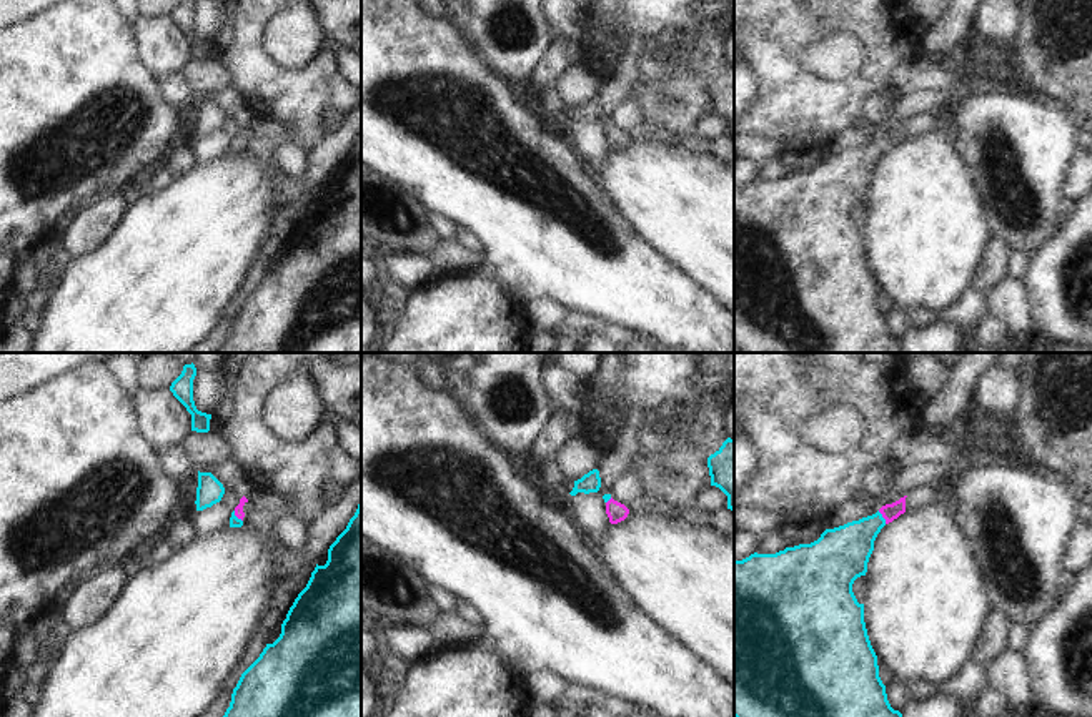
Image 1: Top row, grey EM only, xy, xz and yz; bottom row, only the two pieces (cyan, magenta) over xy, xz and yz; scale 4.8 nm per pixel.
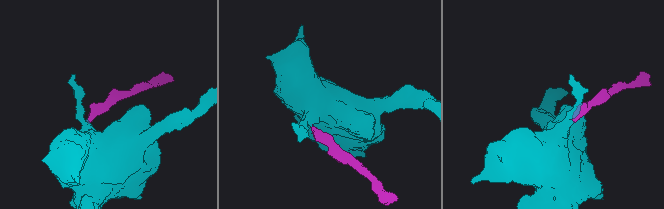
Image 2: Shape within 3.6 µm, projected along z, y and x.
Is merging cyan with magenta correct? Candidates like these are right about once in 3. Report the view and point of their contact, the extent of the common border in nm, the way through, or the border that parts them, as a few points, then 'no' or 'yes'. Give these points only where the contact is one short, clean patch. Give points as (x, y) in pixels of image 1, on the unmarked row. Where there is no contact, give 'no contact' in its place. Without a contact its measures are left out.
meets cyan in yz at (883, 145); contact 80 nm long; runs through yz (844, 178), (883, 145), (889, 138); yes

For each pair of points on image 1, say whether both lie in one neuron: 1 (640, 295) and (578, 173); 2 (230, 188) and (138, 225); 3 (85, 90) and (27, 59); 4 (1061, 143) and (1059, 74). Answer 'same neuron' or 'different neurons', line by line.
1: same neuron
2: same neuron
3: same neuron
4: different neurons

